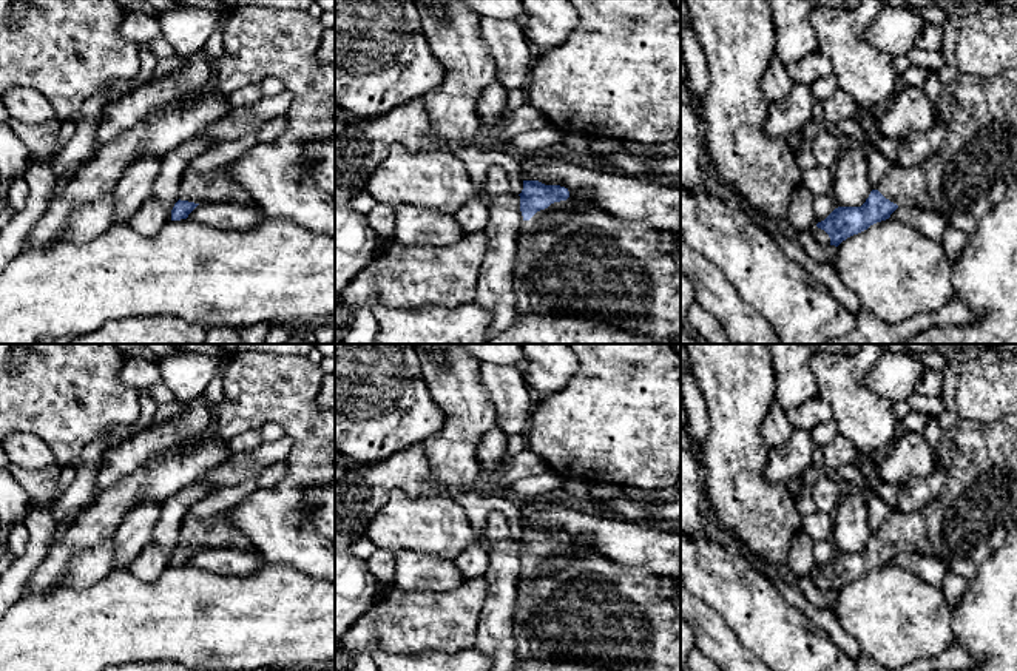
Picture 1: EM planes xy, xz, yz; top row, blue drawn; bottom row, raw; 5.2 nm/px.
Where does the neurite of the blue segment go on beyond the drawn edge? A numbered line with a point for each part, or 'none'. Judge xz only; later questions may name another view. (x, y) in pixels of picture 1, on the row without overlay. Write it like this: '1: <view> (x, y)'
1: xz (591, 611)

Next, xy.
1: xy (216, 531)

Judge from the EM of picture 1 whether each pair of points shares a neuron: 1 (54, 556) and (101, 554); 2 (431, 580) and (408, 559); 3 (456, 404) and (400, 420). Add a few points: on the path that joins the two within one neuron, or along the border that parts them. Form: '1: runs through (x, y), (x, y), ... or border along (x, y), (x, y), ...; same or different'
1: border along (105, 542), (77, 549), (70, 557), (60, 586); different
2: runs through (425, 574), (414, 565); same
3: border along (422, 377), (443, 414), (443, 424), (425, 441); different

